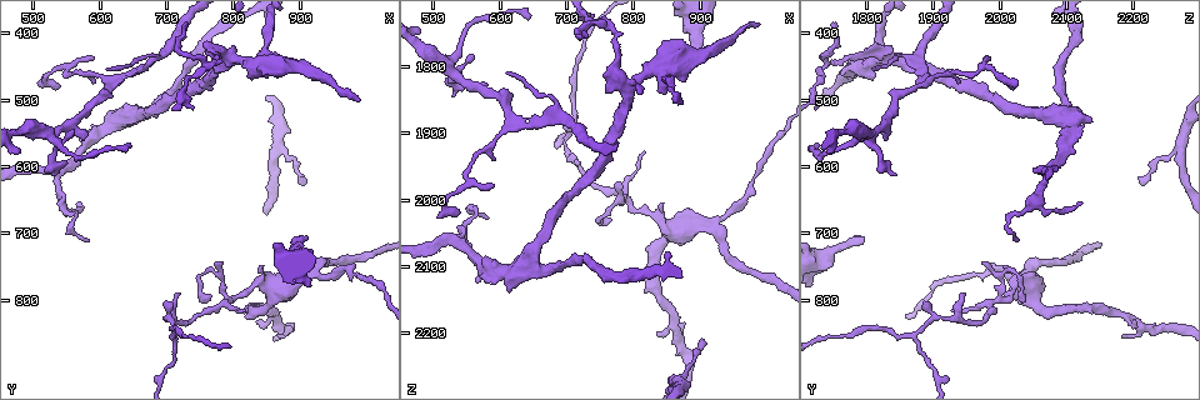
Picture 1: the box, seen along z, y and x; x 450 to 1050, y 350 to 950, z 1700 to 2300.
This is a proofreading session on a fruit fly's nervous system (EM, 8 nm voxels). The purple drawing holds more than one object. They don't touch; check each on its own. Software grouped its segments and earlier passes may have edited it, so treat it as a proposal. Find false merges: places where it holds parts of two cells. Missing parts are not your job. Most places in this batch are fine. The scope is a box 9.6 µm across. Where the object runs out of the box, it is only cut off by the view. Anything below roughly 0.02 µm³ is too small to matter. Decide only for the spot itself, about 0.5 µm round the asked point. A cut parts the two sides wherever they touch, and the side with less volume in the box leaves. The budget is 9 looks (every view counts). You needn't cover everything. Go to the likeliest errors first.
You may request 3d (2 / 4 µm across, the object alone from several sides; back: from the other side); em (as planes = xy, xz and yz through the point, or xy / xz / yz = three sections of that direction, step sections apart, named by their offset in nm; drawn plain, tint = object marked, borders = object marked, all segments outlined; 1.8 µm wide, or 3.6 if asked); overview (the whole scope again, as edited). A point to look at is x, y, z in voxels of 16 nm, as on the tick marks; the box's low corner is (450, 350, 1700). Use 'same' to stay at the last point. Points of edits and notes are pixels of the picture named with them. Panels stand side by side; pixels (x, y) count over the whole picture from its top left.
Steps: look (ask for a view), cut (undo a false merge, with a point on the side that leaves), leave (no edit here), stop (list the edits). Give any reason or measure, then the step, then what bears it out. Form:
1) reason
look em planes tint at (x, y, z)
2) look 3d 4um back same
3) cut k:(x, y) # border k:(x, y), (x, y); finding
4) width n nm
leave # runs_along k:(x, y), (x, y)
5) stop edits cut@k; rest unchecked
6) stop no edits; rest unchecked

two arms in line, one across
look 3d 2um at (520, 555, 1800)

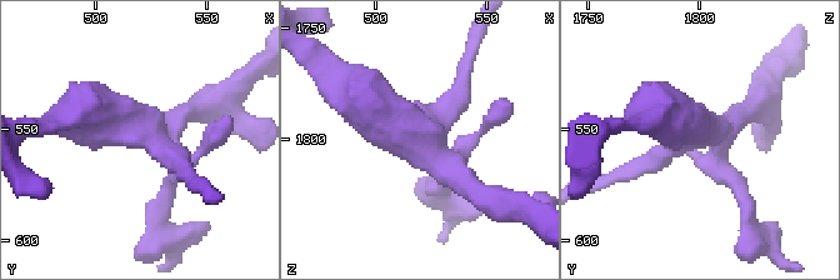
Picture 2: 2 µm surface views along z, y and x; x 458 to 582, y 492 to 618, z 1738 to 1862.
now the EM
look em xz step 4 tint at (520, 552, 1799)

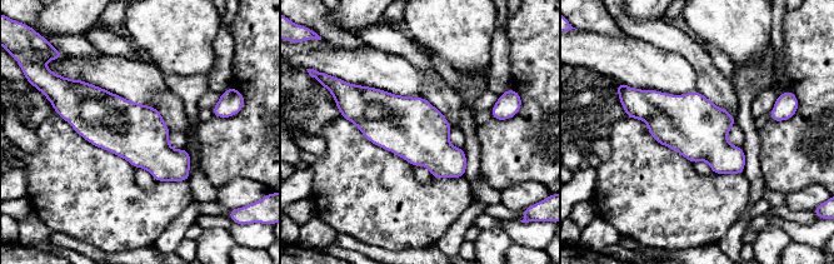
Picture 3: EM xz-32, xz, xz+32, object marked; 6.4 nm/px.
another direction
look em planes tint same

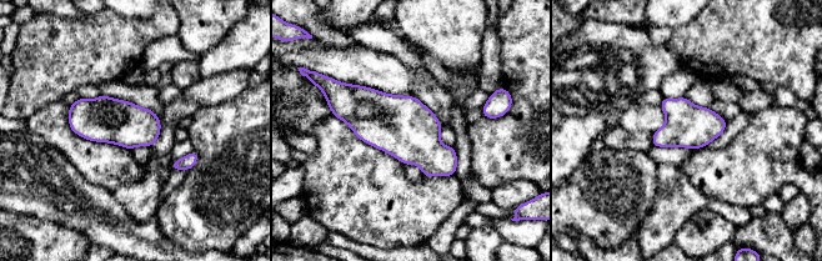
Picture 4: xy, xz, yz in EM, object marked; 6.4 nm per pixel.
leave # one cell here

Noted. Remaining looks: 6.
three-way junction
look 3d 4um back at (645, 520, 2090)

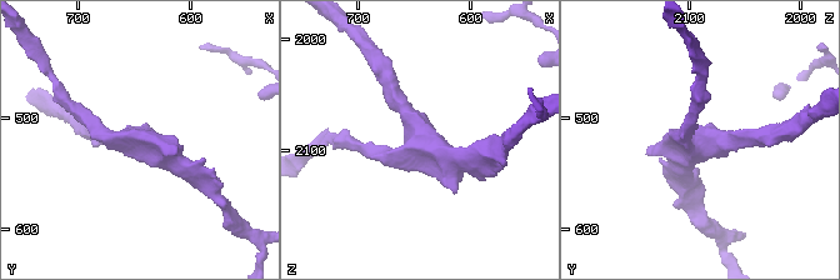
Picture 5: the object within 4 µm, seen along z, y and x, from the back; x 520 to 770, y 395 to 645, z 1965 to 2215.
need the tissue
look em planes plain at (648, 518, 2096)

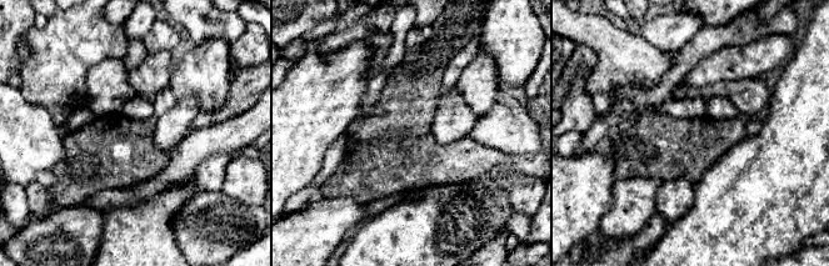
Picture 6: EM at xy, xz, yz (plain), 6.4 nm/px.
look em planes tint same

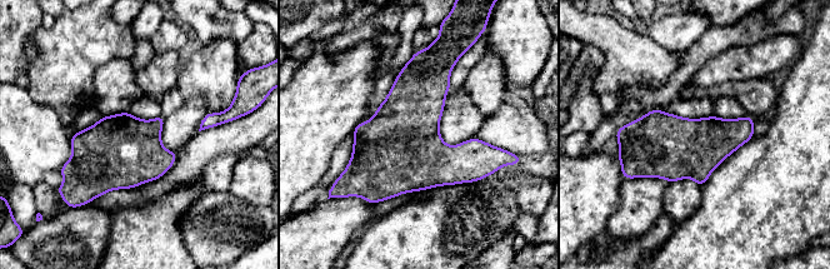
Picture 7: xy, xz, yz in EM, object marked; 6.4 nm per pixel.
width 400 nm
leave # all the same cell

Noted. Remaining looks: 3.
three-way junction
look 3d 4um at (620, 475, 1880)

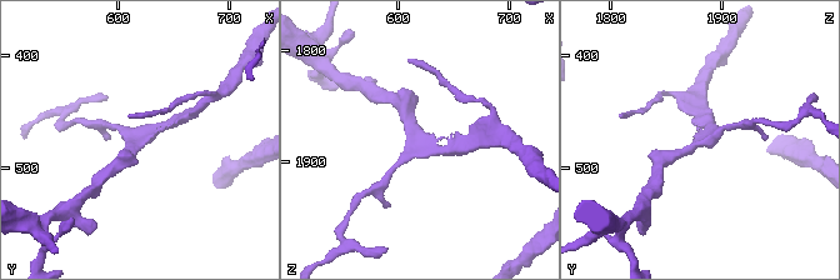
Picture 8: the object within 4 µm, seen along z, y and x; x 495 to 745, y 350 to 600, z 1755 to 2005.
arms 3
look em planes plain at (620, 478, 1878)

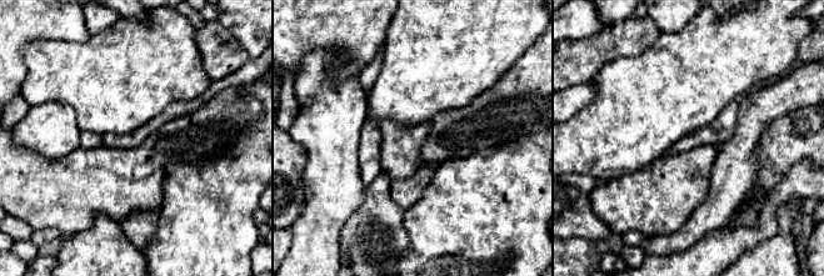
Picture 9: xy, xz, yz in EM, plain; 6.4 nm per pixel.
look em planes tint same

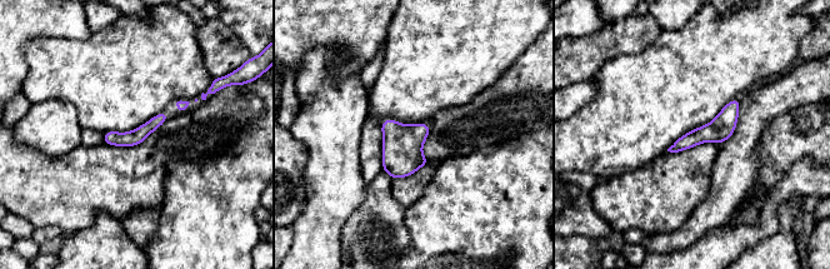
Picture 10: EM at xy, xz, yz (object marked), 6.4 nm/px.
leave # continuous, no second cell

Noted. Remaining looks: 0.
stop no edits; rest unchecked

